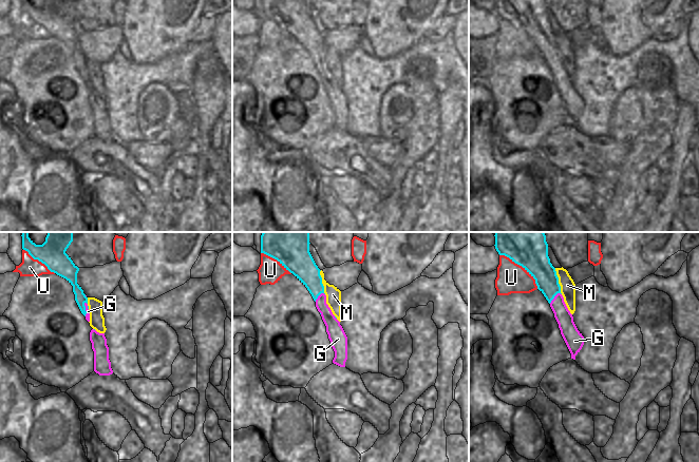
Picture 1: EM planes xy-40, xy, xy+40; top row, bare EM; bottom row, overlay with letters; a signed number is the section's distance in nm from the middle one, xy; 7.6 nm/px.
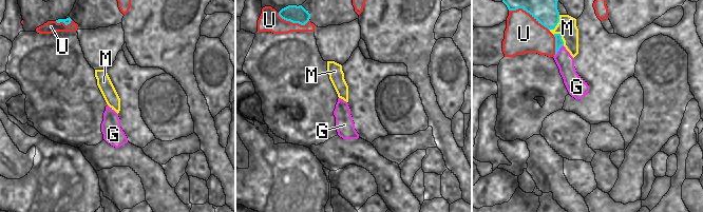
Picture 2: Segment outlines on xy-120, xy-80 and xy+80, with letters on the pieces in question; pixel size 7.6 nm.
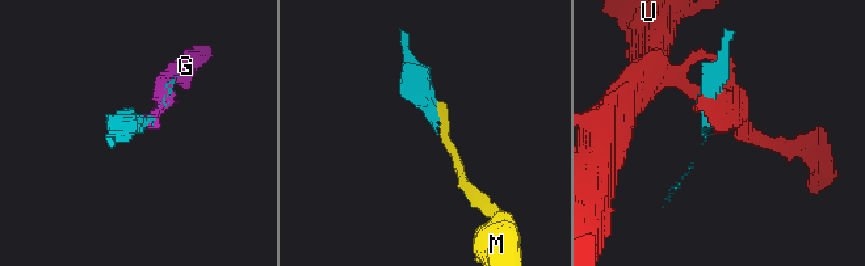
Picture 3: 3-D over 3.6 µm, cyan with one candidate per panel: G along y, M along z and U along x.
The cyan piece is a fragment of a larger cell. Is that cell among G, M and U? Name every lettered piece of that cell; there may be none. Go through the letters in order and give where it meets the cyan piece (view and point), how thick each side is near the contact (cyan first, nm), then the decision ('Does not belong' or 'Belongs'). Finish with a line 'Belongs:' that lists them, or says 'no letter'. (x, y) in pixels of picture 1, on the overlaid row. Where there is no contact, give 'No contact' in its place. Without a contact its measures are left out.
G: Touches cyan at xy+40 (554, 295). Thickness 180 nm (cyan) against 130 nm. Belongs
M: Touches cyan at xy+40 (558, 281). Thickness 220 nm (cyan) against 110 nm. Does not belong
U: Touches cyan at xy+40 (522, 266). Thickness 380 nm (cyan) against 220 nm. Does not belong
Belongs: G

